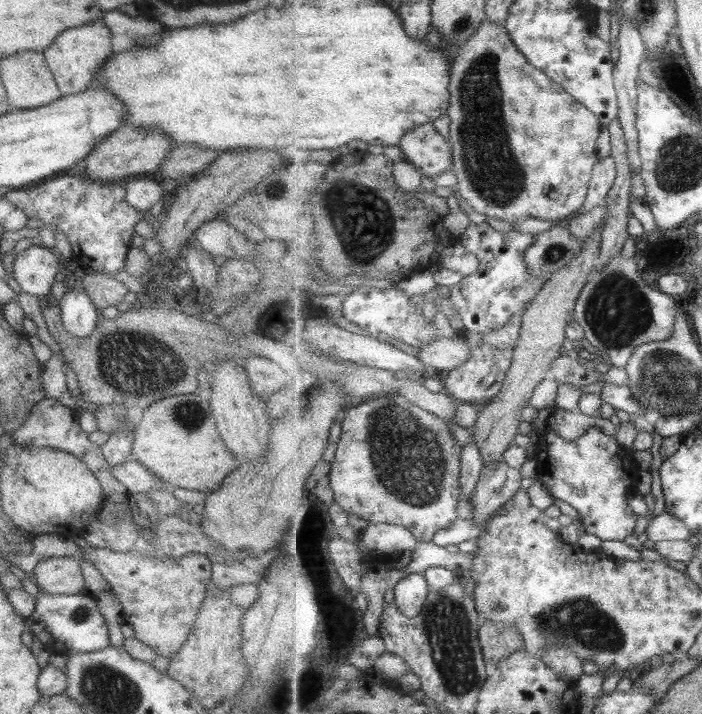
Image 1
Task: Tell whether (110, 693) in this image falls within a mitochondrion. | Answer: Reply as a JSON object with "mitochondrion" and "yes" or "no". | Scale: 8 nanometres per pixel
{"mitochondrion":"yes"}

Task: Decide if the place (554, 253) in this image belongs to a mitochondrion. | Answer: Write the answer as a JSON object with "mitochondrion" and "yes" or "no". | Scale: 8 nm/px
{"mitochondrion":"yes"}

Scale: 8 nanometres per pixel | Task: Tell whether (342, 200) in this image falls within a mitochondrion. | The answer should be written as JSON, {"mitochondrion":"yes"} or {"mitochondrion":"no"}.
{"mitochondrion":"yes"}

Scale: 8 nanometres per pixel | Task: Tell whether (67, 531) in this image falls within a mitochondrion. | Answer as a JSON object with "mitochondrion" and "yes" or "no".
{"mitochondrion":"no"}

